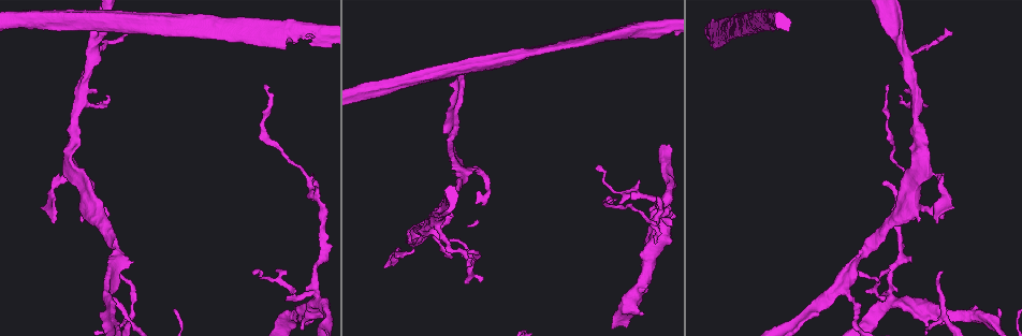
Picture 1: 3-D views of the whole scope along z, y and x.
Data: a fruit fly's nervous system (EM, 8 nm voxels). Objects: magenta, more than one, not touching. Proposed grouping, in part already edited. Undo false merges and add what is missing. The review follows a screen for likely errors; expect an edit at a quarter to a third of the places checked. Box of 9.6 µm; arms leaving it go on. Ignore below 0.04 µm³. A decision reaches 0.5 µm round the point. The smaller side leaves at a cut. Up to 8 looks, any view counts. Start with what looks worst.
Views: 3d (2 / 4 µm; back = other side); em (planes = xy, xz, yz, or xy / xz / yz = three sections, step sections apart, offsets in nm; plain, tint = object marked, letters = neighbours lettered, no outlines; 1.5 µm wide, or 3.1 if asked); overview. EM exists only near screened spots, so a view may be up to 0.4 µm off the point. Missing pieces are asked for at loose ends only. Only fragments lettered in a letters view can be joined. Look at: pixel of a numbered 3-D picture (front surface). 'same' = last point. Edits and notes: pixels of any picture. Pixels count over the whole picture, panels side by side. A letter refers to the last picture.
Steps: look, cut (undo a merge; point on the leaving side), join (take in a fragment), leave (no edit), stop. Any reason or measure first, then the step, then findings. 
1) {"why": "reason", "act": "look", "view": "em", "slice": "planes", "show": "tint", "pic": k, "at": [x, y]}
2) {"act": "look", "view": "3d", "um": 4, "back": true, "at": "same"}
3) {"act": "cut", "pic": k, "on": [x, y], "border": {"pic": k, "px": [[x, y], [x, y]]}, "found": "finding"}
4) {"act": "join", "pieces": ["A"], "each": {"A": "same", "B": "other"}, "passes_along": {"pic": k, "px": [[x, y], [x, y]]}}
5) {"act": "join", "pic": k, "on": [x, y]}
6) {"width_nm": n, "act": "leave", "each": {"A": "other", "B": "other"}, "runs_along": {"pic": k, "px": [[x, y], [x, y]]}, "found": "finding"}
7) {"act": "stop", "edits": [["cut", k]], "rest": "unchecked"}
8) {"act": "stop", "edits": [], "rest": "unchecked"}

{"why": "three arms meet", "act": "look", "view": "3d", "um": 4, "pic": 1, "at": [111, 290]}

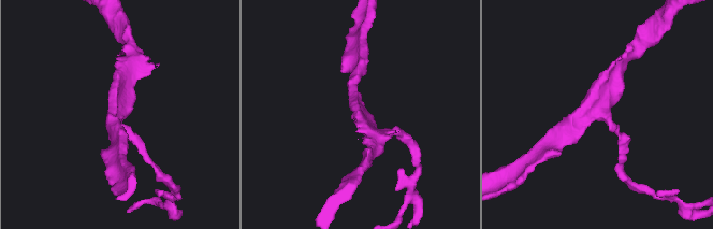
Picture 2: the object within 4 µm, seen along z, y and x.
{"arms": 3, "act": "look", "view": "em", "slice": "planes", "show": "letters", "pic": 2, "at": [117, 113]}

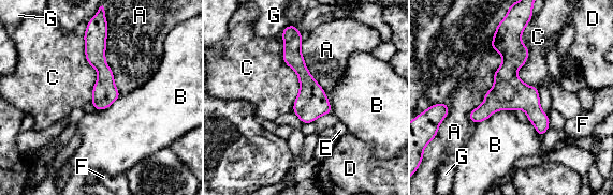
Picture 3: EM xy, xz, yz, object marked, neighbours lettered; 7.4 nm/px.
{"act": "leave", "each": {"A": "other", "B": "other", "C": "other", "D": "other", "E": "other", "F": "other", "G": "other"}, "runs_along": {"pic": 3, "px": [[507, 29], [509, 84], [540, 132]]}, "found": "all the same cell"}

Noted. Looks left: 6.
{"why": "an open end", "act": "look", "view": "em", "slice": "planes", "show": "plain", "pic": 1, "at": [599, 165]}

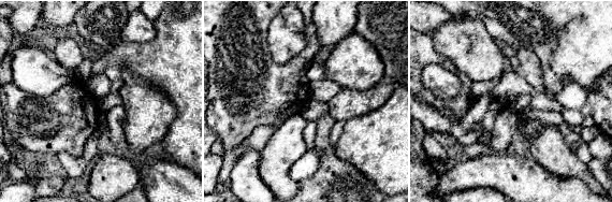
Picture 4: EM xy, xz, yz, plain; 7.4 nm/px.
{"why": "see the neighbours", "act": "look", "view": "em", "slice": "planes", "show": "letters", "at": "same"}

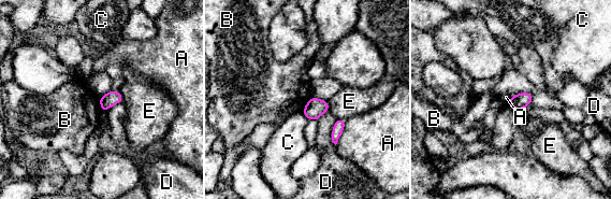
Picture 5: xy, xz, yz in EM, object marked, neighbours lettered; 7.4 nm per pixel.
{"width_nm": 110, "act": "leave", "each": {"A": "other", "B": "other", "C": "other", "D": "other", "E": "other"}, "border": {"pic": 5, "px": [[346, 119], [344, 130], [335, 144]]}, "found": "none of them fits"}

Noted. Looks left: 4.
{"why": "free end", "act": "look", "view": "em", "slice": "xz", "step": 8, "show": "letters", "pic": 1, "at": [313, 183]}

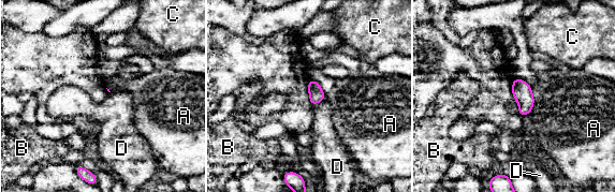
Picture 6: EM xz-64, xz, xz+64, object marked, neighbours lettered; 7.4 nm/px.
{"act": "leave", "each": {"A": "other", "B": "other", "C": "other", "D": "other"}, "border": {"pic": 6, "px": [[530, 86], [533, 98], [531, 112]]}, "found": "no lettered fragment goes on from it"}

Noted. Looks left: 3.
{"act": "stop", "edits": [], "rest": "unchecked"}

